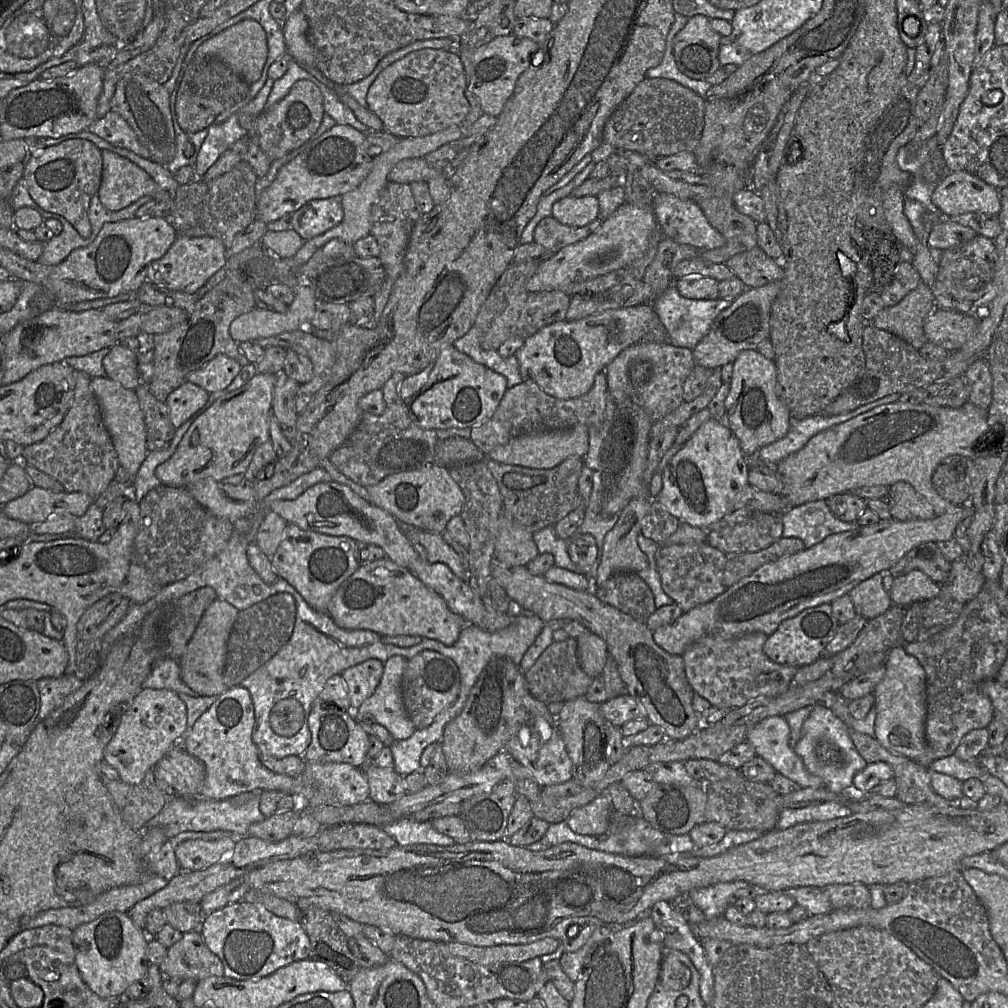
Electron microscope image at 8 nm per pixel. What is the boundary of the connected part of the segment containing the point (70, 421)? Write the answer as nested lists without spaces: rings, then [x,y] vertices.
[[[74,371],[73,401],[62,423],[45,439],[23,449],[22,462],[58,480],[67,492],[83,492],[96,498],[114,480],[119,468],[118,455],[107,431],[99,402],[91,388],[91,377]]]

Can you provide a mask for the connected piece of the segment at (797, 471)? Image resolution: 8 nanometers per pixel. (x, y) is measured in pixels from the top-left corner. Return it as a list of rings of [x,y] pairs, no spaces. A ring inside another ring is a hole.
[[[901,401],[878,406],[846,422],[831,426],[813,436],[806,445],[776,464],[783,482],[780,495],[786,500],[786,509],[817,500],[826,500],[833,495],[847,493],[859,487],[883,485],[890,487],[904,481],[932,505],[936,516],[951,513],[957,508],[941,497],[932,485],[932,474],[947,457],[962,455],[975,457],[982,450],[997,443],[992,440],[988,425],[988,409],[966,401],[958,408],[935,406],[925,403],[909,404]]]

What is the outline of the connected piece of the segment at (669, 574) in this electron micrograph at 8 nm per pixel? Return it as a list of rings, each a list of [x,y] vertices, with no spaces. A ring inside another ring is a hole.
[[[708,542],[661,545],[655,557],[664,592],[684,612],[713,600],[726,589],[723,584],[724,569],[727,561],[726,554],[711,546]]]

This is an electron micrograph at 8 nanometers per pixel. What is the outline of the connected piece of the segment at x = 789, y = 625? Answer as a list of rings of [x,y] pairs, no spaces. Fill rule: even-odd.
[[[824,603],[819,606],[807,608],[798,615],[784,620],[777,630],[769,635],[763,646],[763,651],[771,660],[780,664],[795,667],[809,665],[825,655],[826,646],[835,637],[839,625],[840,623],[833,613],[831,603]]]

